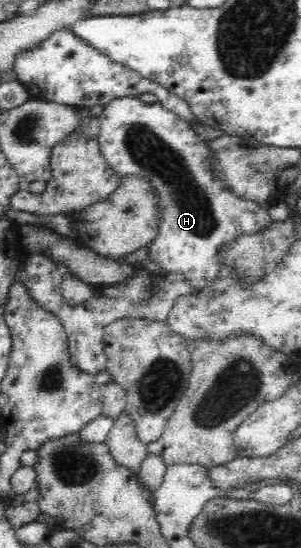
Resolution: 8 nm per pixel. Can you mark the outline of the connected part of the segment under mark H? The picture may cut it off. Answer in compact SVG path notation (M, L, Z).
M119 97L104 106L98 120L101 126L97 140L109 167L121 177L135 176L150 181L159 197L159 232L148 249L144 249L144 260L158 262L164 272L182 274L196 291L212 287L220 280L220 269L224 267L224 245L244 234L262 233L270 229L275 221L276 216L264 206L234 196L224 188L224 182L212 172L208 145L194 132L188 121L168 111L160 102L148 103L138 97Z

